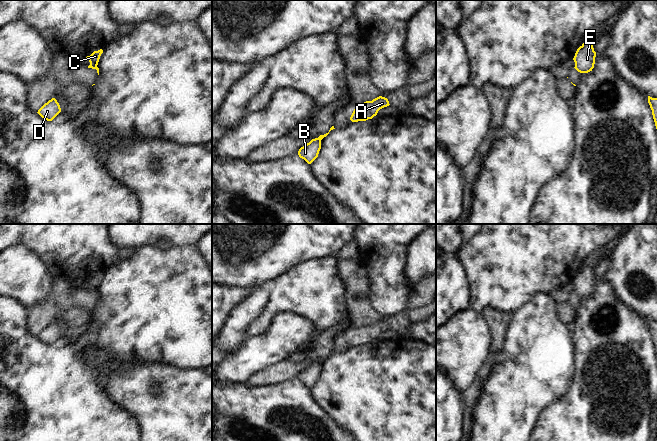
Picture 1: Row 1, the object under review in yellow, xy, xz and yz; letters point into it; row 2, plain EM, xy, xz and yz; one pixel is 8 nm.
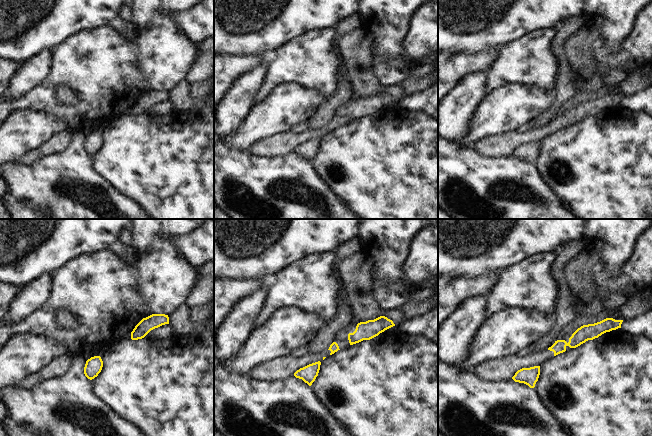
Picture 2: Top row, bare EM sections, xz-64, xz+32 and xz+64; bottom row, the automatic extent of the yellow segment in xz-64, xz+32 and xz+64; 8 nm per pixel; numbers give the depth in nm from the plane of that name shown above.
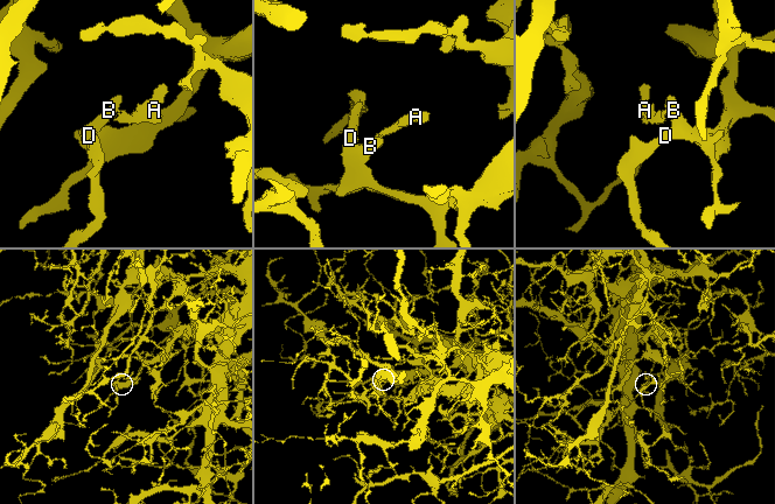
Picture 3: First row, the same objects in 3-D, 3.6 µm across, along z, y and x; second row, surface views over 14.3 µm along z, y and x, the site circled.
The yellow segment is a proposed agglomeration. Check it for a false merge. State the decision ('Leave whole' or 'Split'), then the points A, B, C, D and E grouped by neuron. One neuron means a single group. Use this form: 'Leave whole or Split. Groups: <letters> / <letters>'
Split. Groups: A / B C D E.

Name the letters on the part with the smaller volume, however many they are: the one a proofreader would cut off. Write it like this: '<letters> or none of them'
A.

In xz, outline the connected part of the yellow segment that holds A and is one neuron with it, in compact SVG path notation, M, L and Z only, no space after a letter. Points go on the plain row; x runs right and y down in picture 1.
M379 320L372 325L366 325L355 329L355 333L350 341L352 346L366 345L377 339L378 335L389 330L387 322Z

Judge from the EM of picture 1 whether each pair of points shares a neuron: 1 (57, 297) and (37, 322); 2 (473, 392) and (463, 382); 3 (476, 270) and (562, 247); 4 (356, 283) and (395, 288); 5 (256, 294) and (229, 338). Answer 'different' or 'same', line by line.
1: same
2: different
3: same
4: different
5: same

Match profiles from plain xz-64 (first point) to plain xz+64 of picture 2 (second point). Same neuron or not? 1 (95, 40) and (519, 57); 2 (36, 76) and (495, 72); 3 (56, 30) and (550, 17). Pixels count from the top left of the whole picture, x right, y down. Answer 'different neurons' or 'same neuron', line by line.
1: same neuron
2: different neurons
3: same neuron

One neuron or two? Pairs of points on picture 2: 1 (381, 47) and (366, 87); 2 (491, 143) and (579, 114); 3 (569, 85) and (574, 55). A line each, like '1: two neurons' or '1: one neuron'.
1: two neurons
2: one neuron
3: two neurons

